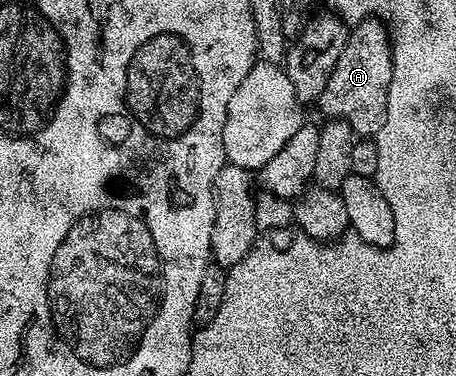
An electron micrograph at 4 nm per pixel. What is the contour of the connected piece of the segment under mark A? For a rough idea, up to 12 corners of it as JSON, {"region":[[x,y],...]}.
{"region":[[363,20],[315,101],[322,117],[376,137],[385,121],[393,46]]}

